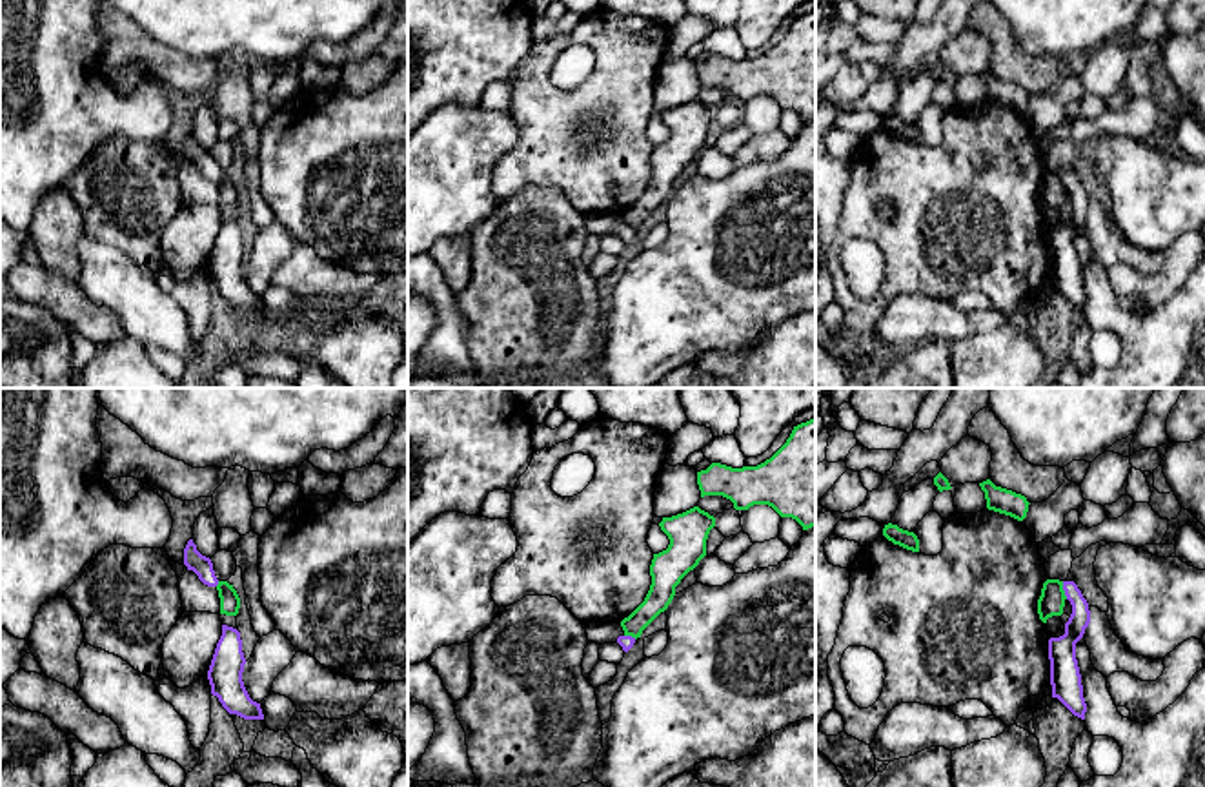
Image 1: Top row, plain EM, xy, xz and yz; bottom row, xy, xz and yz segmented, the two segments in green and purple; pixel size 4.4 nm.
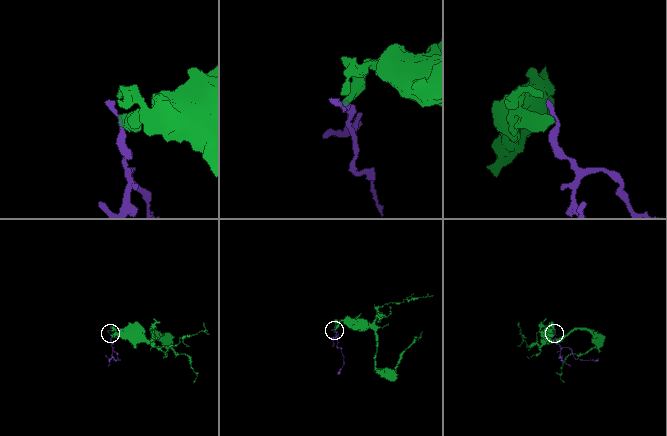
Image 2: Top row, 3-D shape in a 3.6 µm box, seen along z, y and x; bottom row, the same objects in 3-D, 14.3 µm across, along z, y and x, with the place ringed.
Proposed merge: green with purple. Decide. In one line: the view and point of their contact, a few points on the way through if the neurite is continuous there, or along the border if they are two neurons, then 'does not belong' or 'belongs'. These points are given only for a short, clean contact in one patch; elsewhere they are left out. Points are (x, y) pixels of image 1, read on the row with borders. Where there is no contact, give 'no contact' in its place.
contact yz (1063, 591); border yz (1062, 582), (1067, 598); does not belong

